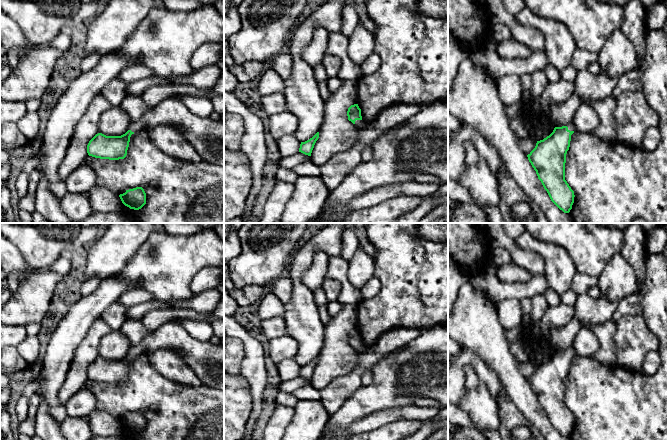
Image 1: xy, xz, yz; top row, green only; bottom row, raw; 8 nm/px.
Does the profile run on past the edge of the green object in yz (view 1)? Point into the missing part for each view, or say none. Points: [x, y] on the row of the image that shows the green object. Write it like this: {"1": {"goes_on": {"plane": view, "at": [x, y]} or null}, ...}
{"1": {"goes_on": {"plane": "yz", "at": [571, 127]}}}

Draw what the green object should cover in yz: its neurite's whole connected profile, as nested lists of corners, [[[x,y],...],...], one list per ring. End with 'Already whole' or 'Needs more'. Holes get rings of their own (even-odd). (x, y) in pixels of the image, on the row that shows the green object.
[[[573,123],[568,127],[555,127],[549,136],[537,141],[535,148],[527,155],[551,201],[564,213],[570,212],[575,197],[574,191],[565,180],[566,154],[569,150],[571,135],[574,133],[574,130],[575,126]]]. Needs more

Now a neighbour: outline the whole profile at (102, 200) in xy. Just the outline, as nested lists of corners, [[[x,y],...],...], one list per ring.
[[[94,185],[87,193],[92,211],[95,213],[120,212],[122,201],[113,191]]]

